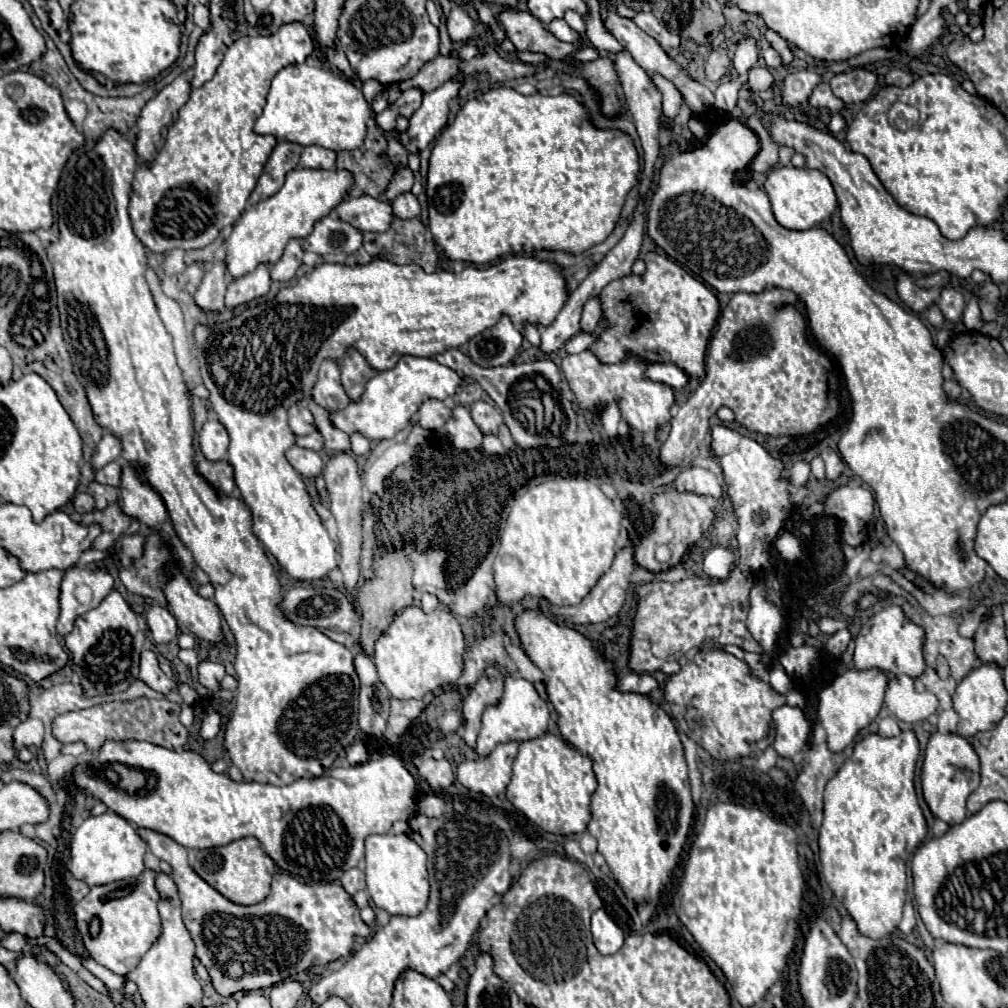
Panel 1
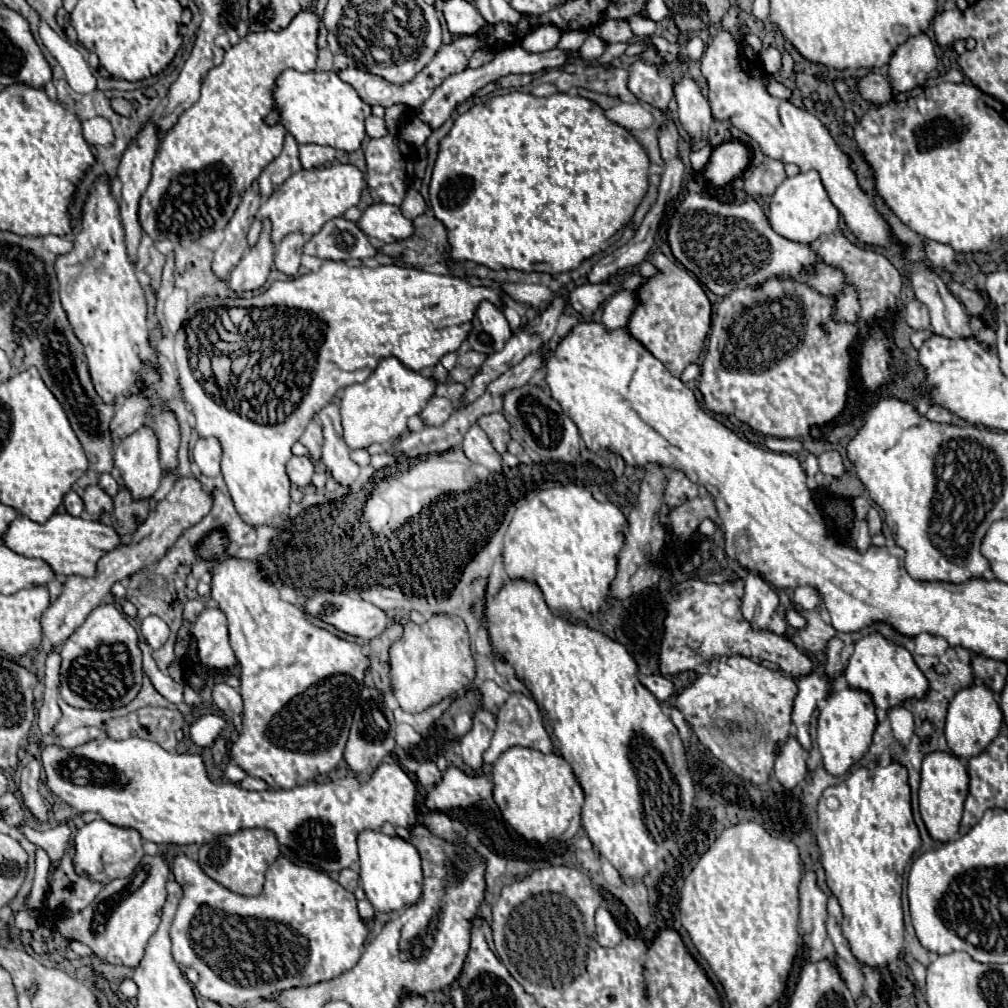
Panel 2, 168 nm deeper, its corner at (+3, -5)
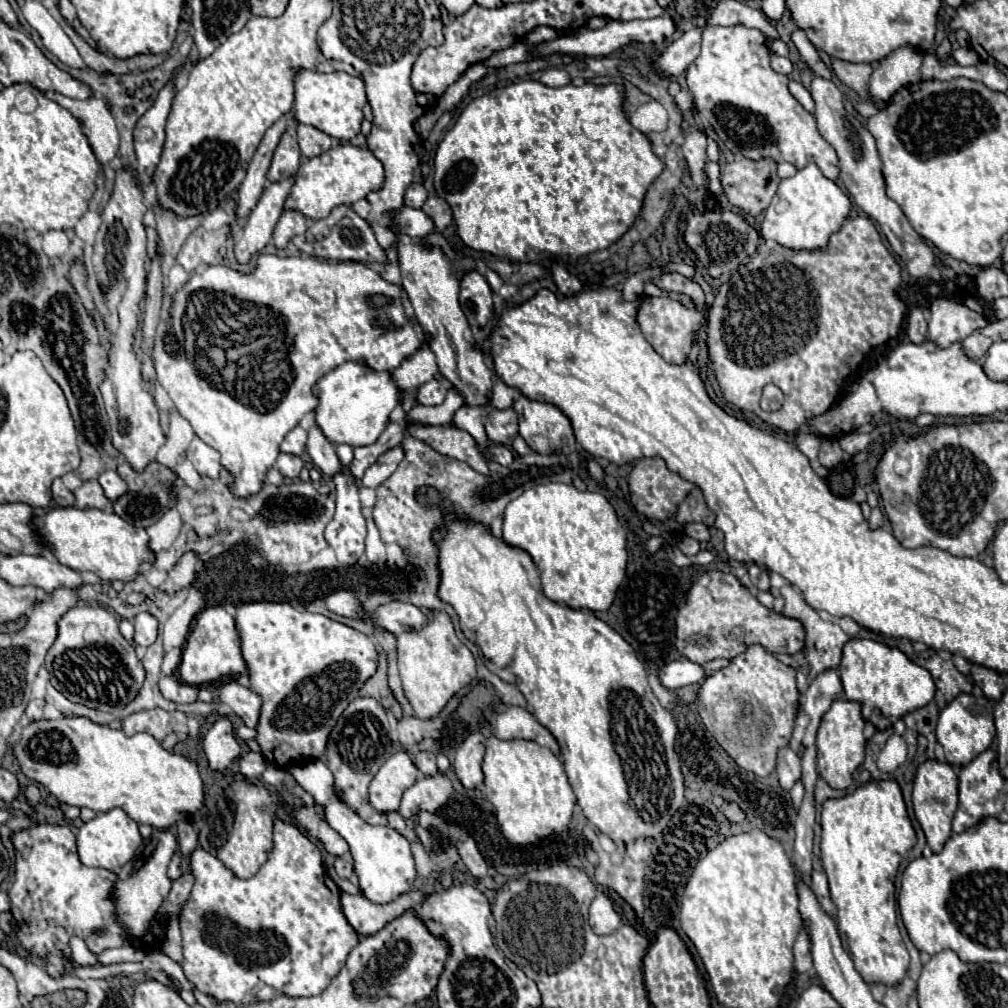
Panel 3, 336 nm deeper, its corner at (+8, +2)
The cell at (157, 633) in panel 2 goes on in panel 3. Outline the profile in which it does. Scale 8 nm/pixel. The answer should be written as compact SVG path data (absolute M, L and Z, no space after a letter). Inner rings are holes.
M139 612L135 616L135 644L151 646L157 640L159 622L149 612Z

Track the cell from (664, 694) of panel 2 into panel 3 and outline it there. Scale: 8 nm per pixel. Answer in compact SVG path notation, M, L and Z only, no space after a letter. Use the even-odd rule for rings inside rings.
M681 658L681 660L669 662L667 666L663 666L659 670L659 678L667 690L677 690L677 688L689 686L689 684L703 682L705 672L699 664L693 664L687 658Z

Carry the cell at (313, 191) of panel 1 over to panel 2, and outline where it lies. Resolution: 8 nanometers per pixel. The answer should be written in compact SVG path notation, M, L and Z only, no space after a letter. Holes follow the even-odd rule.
M332 163L322 169L302 169L294 173L266 203L262 203L250 233L248 243L254 245L258 241L262 219L268 217L272 221L272 241L280 243L288 233L304 233L306 237L316 235L322 225L334 217L340 217L346 209L358 205L362 189L366 185L364 173L356 165L344 165L344 163Z

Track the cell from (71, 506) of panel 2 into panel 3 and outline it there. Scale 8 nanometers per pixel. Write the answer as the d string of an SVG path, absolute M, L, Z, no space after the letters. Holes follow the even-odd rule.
M57 478L53 482L53 500L59 504L59 506L75 506L75 496L71 490L65 488L65 484L61 482L61 478Z

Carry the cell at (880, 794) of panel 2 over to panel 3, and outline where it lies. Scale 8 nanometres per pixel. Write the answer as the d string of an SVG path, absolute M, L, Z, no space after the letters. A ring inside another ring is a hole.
M869 780L841 798L827 798L821 810L821 862L829 878L831 898L837 906L837 928L845 950L851 954L855 970L865 982L895 986L903 980L909 966L909 952L897 928L895 876L905 854L915 846L915 830L907 816L903 794L893 780Z

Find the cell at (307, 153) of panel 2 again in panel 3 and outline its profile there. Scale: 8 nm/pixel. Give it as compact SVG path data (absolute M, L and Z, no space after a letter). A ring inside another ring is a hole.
M299 124L297 126L297 138L299 138L299 148L301 148L301 154L311 158L311 156L317 156L325 150L331 148L331 138L313 128L313 126L305 126L305 124Z

